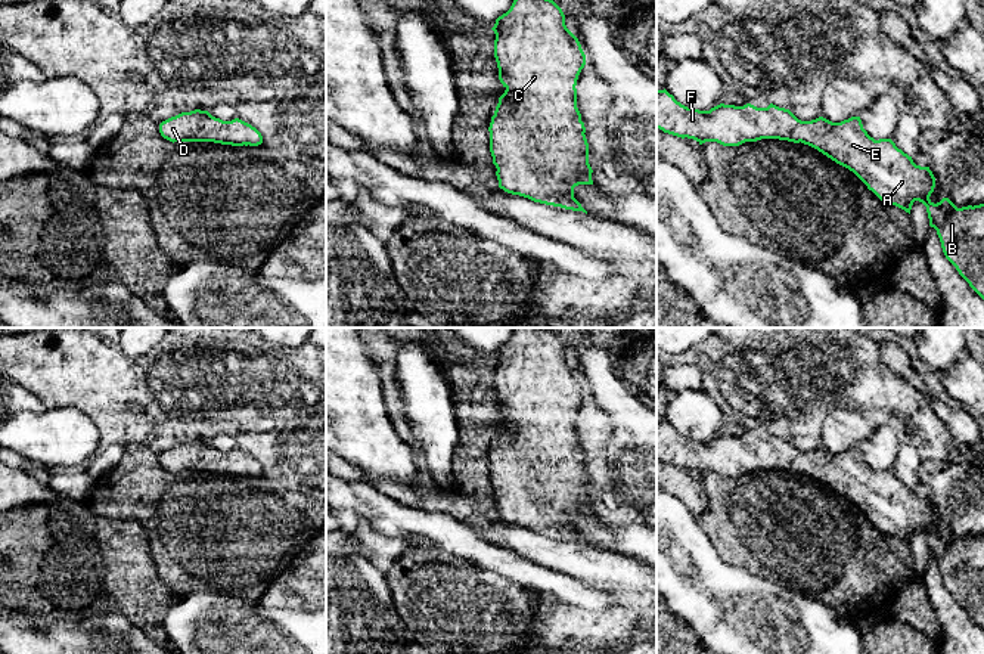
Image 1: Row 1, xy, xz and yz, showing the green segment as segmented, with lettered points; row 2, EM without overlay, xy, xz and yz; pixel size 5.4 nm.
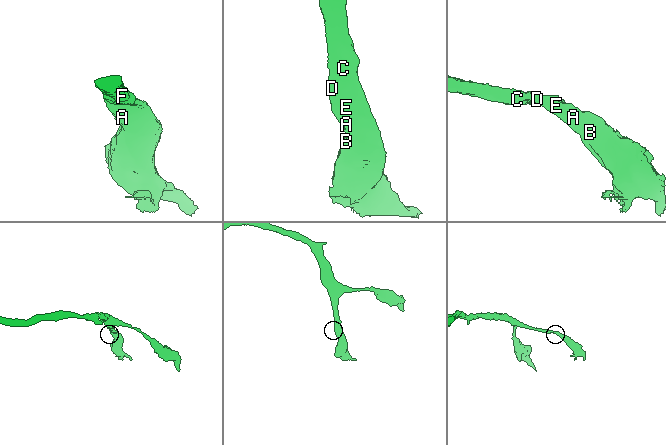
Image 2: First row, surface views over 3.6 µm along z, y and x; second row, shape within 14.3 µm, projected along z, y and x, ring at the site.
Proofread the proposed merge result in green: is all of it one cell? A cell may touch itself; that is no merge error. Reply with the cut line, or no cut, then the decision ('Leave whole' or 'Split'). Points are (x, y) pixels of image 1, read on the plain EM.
No split. Leave whole

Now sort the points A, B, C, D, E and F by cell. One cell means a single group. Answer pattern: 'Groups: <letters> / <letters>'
Groups: A B C D E F

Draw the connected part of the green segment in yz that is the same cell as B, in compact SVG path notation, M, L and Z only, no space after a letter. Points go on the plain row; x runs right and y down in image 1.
M665 419L656 421L656 459L664 464L723 477L739 477L745 472L779 469L808 475L836 495L853 502L882 533L895 536L910 545L915 531L926 537L929 557L937 561L946 589L959 605L984 630L984 534L957 539L949 529L934 534L929 527L935 518L935 508L929 498L916 496L907 484L891 469L875 471L863 459L860 447L832 453L823 447L811 452L798 450L789 440L770 434L757 438L720 434L710 441L687 438L677 433Z

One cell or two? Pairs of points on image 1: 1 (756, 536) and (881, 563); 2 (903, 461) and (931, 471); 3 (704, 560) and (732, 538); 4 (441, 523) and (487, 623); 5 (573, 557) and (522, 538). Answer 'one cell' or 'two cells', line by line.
1: one cell
2: two cells
3: two cells
4: two cells
5: one cell

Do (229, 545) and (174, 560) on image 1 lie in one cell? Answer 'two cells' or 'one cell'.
one cell

